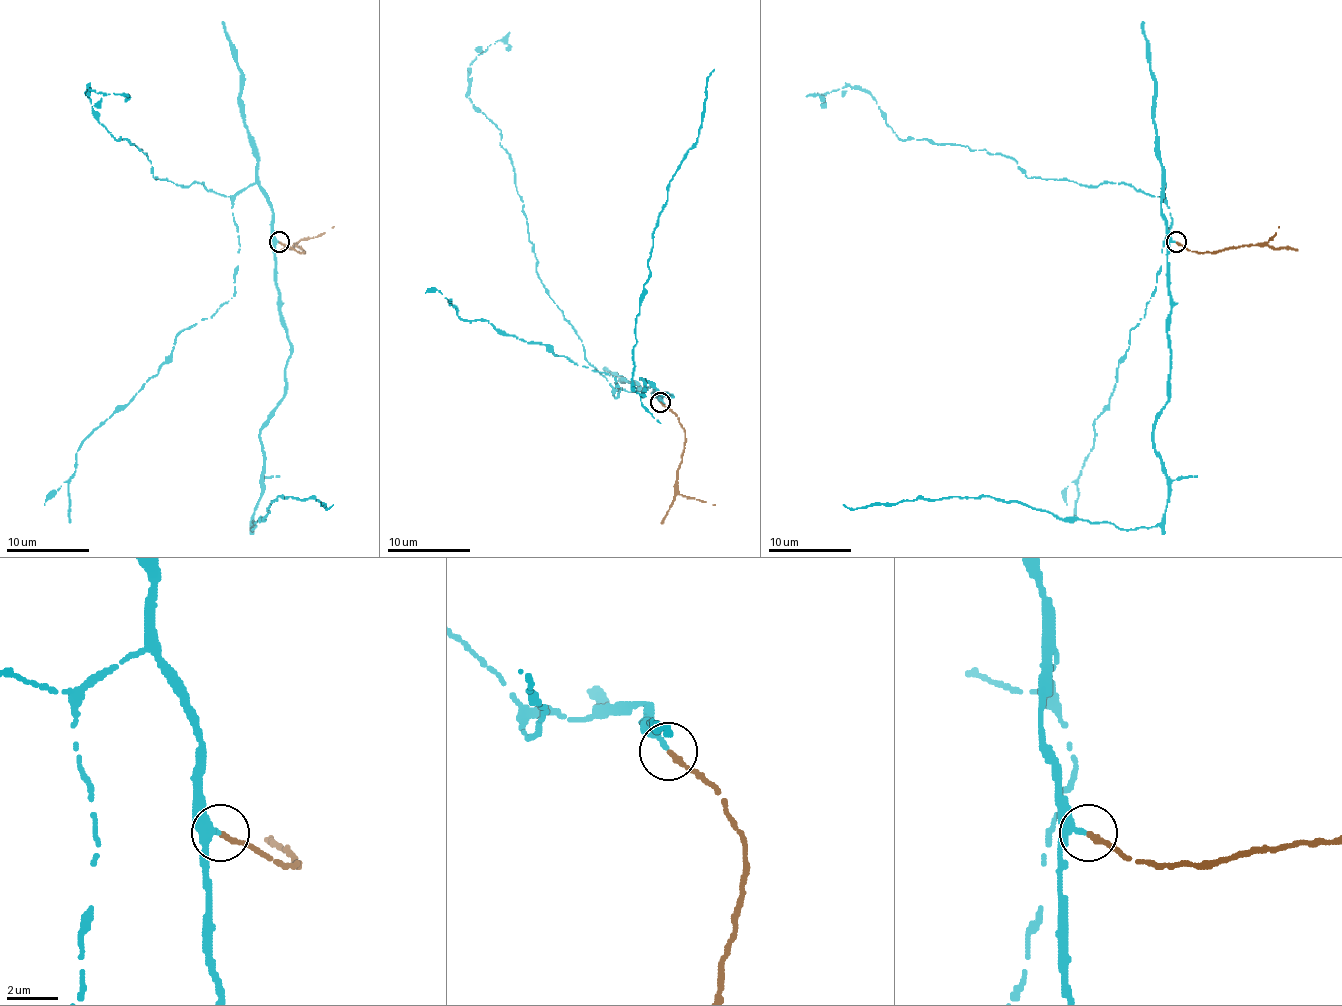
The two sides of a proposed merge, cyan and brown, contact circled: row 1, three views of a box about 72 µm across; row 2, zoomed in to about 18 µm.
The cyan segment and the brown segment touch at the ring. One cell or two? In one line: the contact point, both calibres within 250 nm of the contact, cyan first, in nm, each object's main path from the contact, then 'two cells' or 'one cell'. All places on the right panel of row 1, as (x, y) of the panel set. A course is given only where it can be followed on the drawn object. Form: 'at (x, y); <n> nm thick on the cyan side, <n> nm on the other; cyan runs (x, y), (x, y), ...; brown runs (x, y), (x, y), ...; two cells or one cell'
at (1176, 242); 190 nm thick on the cyan side, 220 nm on the other; cyan runs (1176, 242), (1167, 246), (1169, 395), (1153, 435), (1167, 480), (1159, 524), (1120, 530), (989, 497), (843, 505); brown runs (1176, 242), (1188, 251), (1207, 253), (1244, 244), (1265, 244), (1279, 226); one cell

